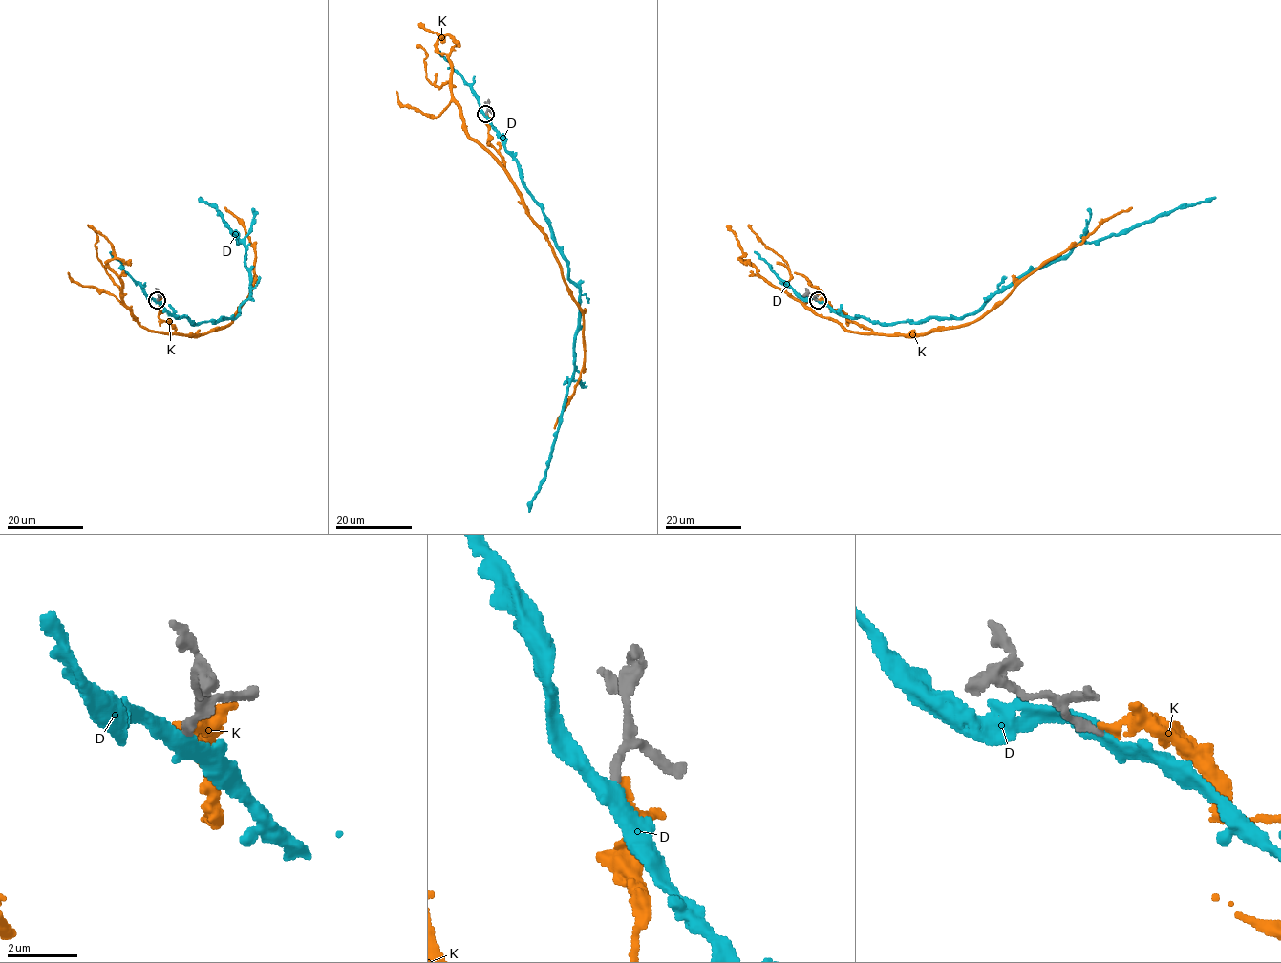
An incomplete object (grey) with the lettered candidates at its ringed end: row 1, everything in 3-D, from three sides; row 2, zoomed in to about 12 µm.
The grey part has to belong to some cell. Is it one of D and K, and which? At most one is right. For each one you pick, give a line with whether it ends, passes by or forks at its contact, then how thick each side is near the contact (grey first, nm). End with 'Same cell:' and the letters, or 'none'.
D: it passes by; 240 nm thick on the grey side, 400 nm on the other
Same cell: D

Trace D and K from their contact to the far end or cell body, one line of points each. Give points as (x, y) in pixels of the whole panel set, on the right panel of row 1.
D: (818, 301), (843, 315), (886, 323), (964, 317), (1078, 245), (1125, 234), (1215, 197)
K: (818, 300), (879, 333), (926, 334), (974, 322), (1045, 263), (1078, 246), (1103, 222), (1132, 207)

